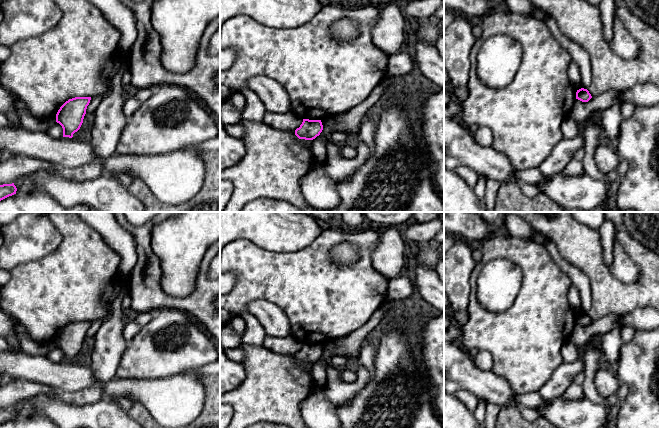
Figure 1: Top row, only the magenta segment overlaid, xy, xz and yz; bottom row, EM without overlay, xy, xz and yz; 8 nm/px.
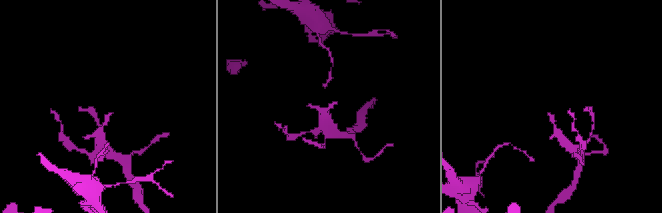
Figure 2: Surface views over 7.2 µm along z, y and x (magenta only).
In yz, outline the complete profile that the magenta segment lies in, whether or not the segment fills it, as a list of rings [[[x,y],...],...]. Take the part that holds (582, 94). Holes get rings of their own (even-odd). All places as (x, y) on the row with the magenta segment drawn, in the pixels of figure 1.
[[[581,88],[576,92],[576,99],[582,102],[588,102],[591,98],[592,96],[587,89]]]

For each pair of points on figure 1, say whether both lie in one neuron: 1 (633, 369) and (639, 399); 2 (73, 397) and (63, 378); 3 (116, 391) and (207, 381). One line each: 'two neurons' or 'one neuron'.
1: one neuron
2: two neurons
3: two neurons

